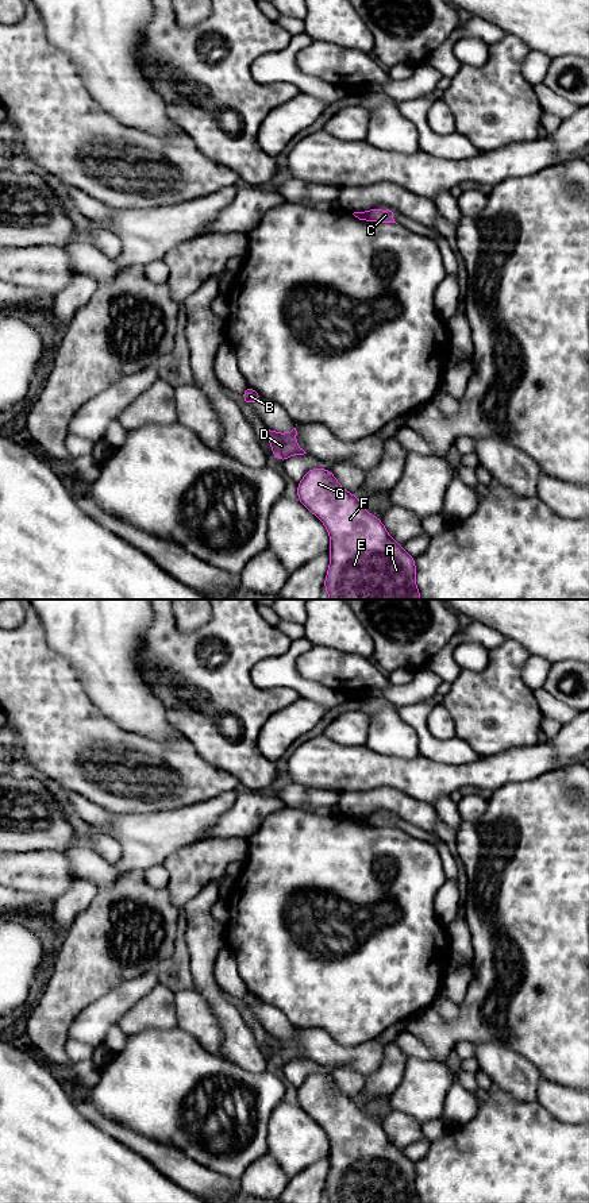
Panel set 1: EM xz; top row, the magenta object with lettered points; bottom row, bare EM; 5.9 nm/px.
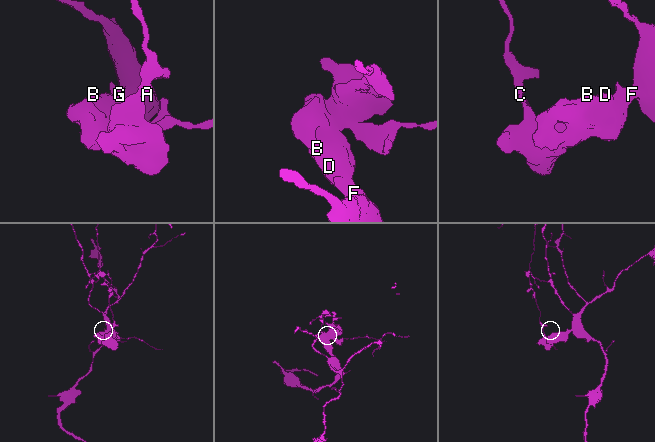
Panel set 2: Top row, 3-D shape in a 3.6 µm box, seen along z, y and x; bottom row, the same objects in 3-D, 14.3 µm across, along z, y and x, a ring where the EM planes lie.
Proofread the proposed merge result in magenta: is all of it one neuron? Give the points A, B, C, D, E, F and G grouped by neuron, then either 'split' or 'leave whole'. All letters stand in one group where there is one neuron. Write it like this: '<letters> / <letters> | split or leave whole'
A B D E F G / C | split

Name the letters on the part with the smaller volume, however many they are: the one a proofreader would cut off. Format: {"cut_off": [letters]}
{"cut_off": ["C"]}

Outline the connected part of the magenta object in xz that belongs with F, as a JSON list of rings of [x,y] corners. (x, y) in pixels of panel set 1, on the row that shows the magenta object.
[[[308,470],[297,483],[297,500],[323,523],[330,535],[330,566],[324,579],[330,599],[421,599],[415,579],[415,558],[388,533],[381,518],[370,514],[355,494],[340,486],[331,470]]]

